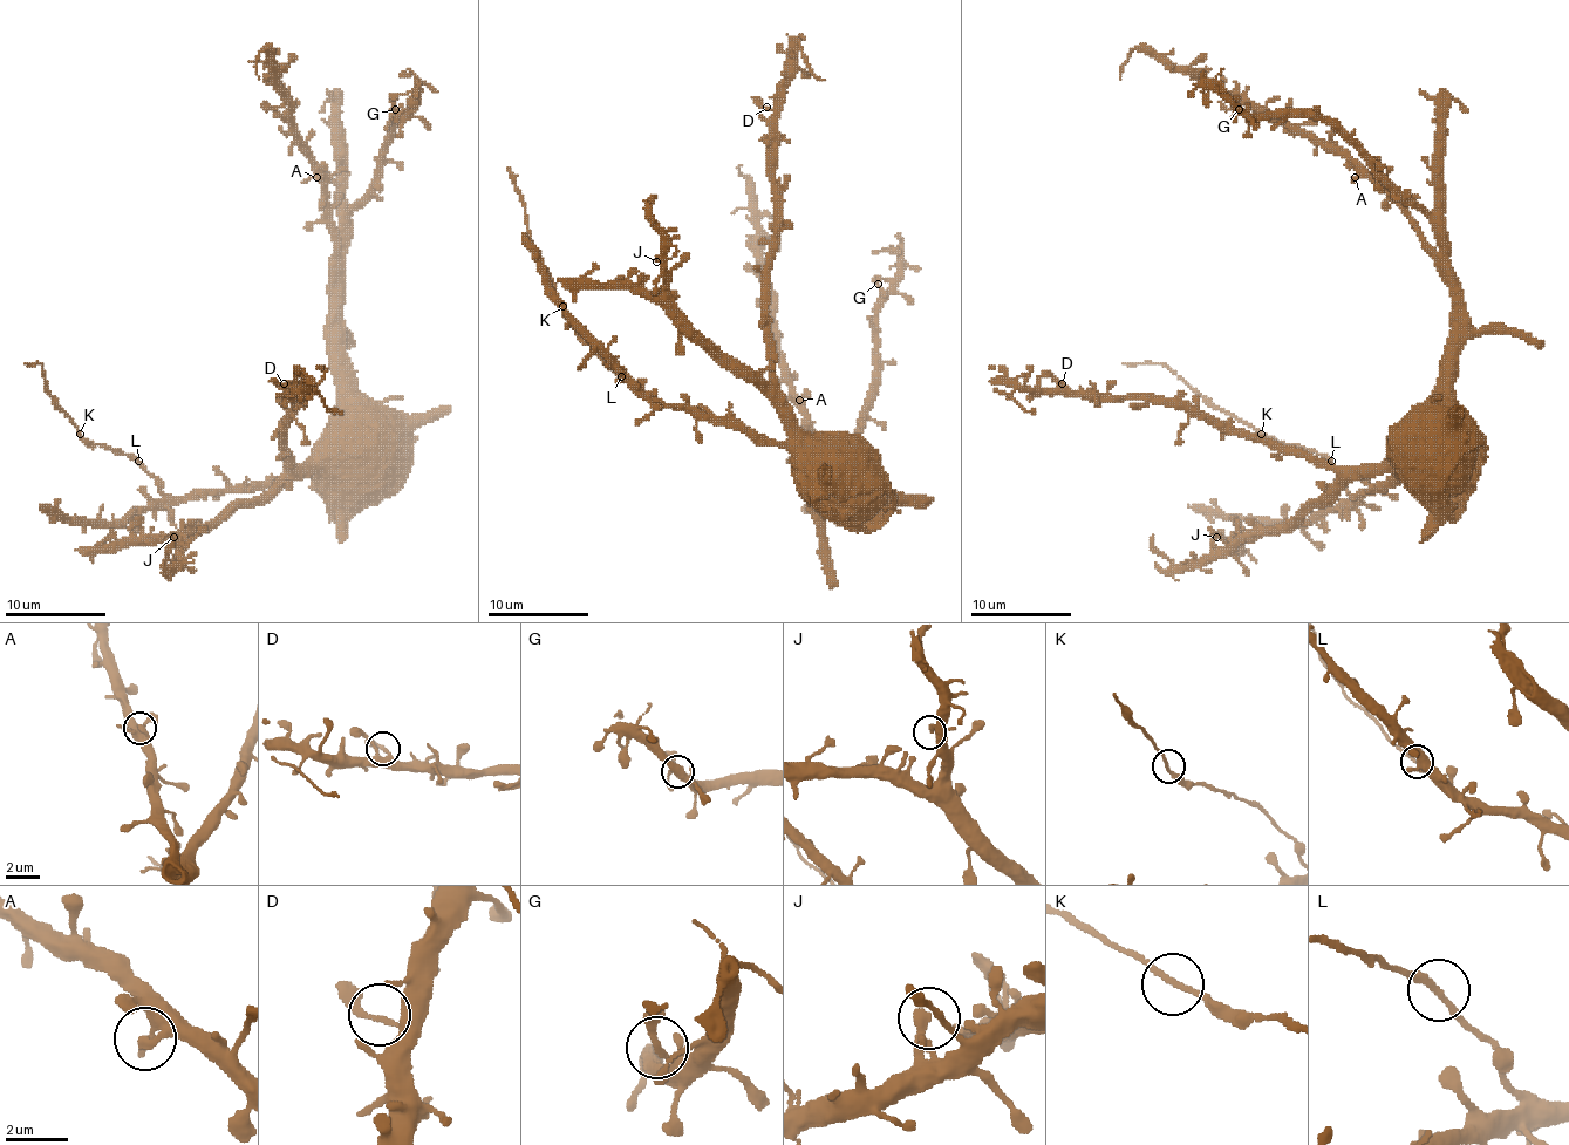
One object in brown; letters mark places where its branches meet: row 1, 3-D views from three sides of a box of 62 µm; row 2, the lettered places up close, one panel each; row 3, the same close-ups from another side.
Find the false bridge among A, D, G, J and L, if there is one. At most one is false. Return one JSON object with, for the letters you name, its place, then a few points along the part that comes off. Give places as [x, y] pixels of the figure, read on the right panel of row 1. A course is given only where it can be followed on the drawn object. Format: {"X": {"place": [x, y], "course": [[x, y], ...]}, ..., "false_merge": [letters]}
{"L": {"place": [1331, 461], "course": [[1331, 462], [1294, 444], [1276, 444], [1211, 407], [1166, 366], [1123, 363]]}, "false_merge": ["L"]}

